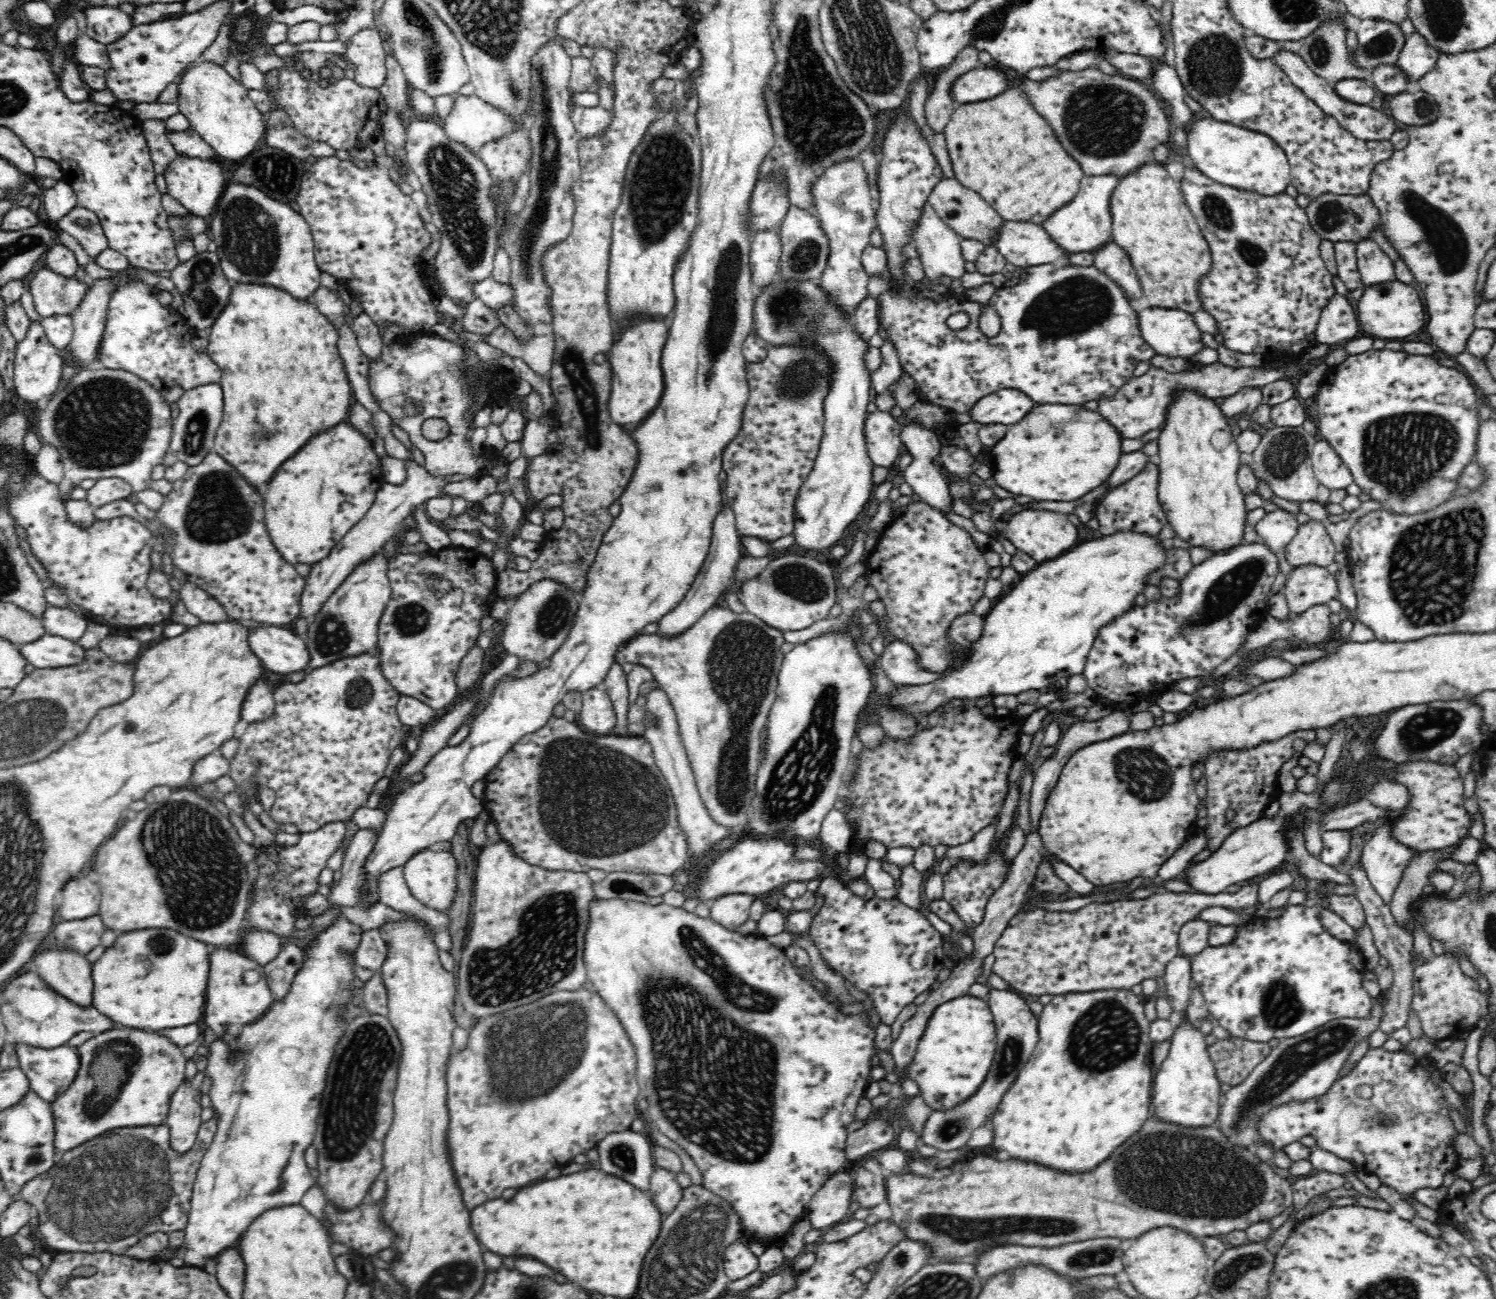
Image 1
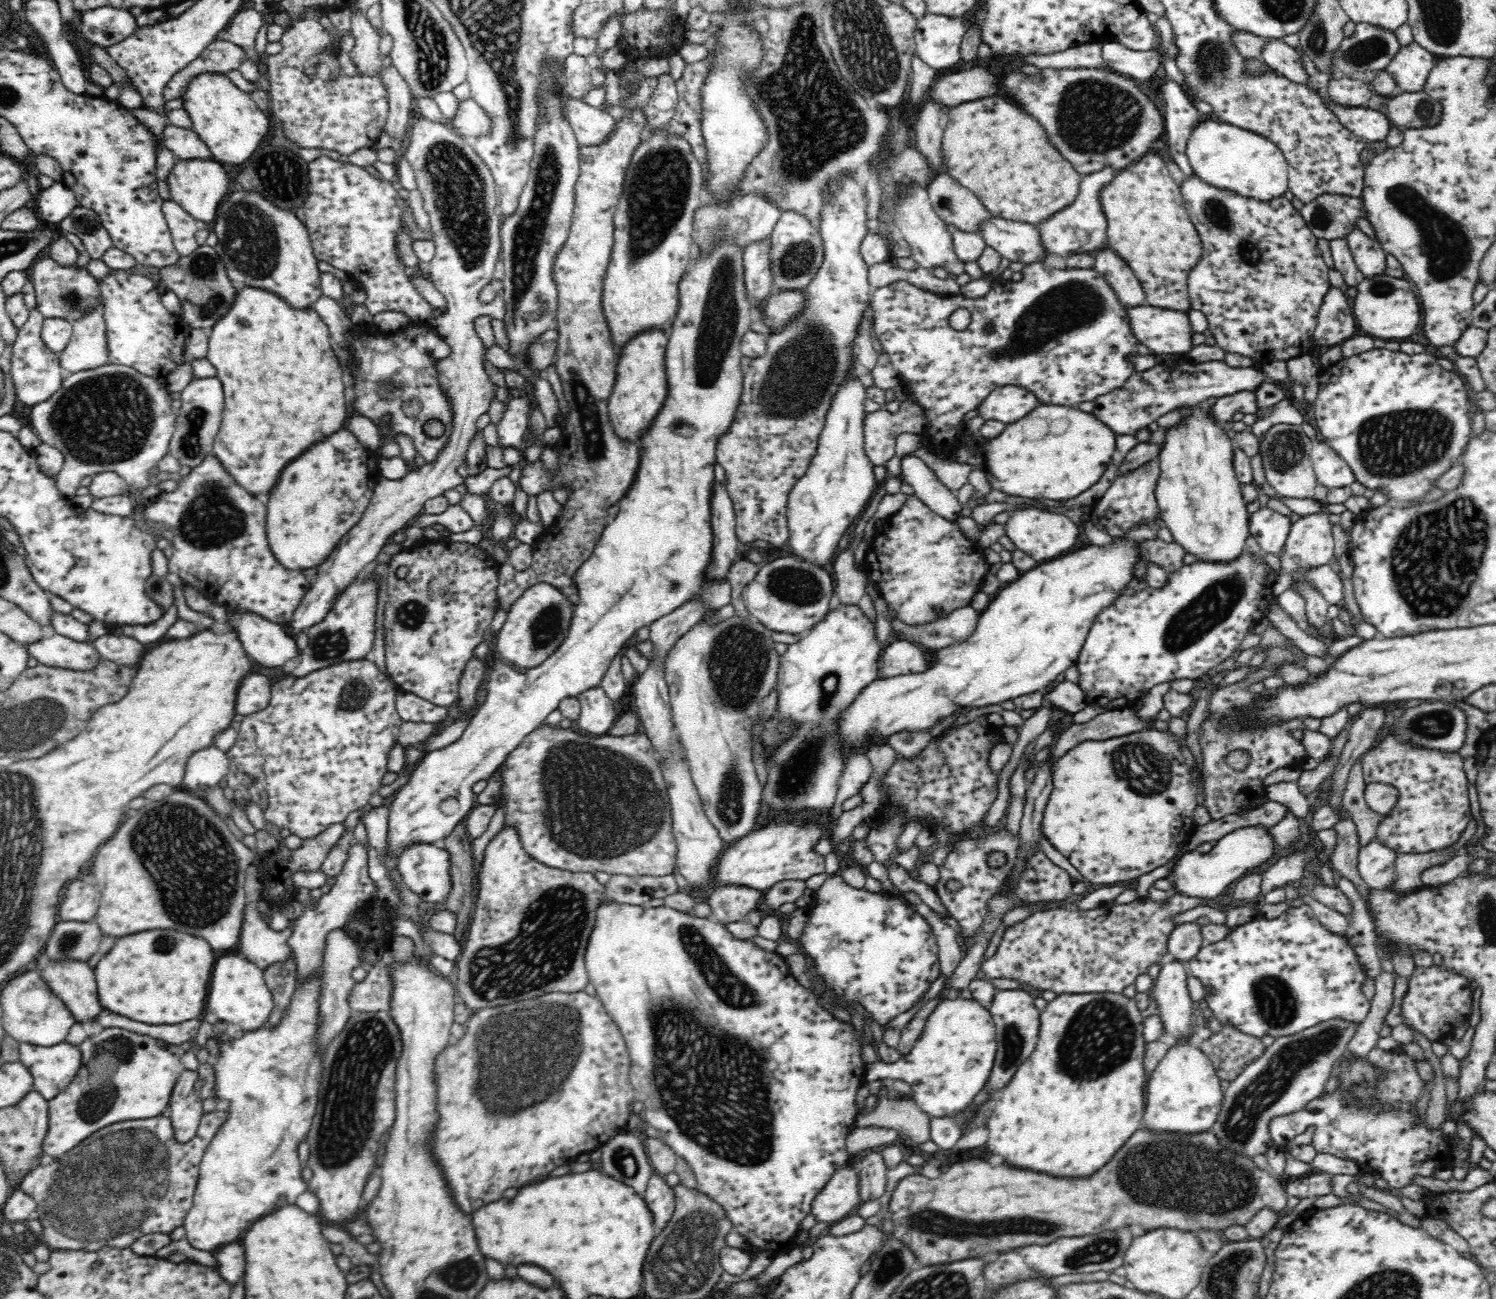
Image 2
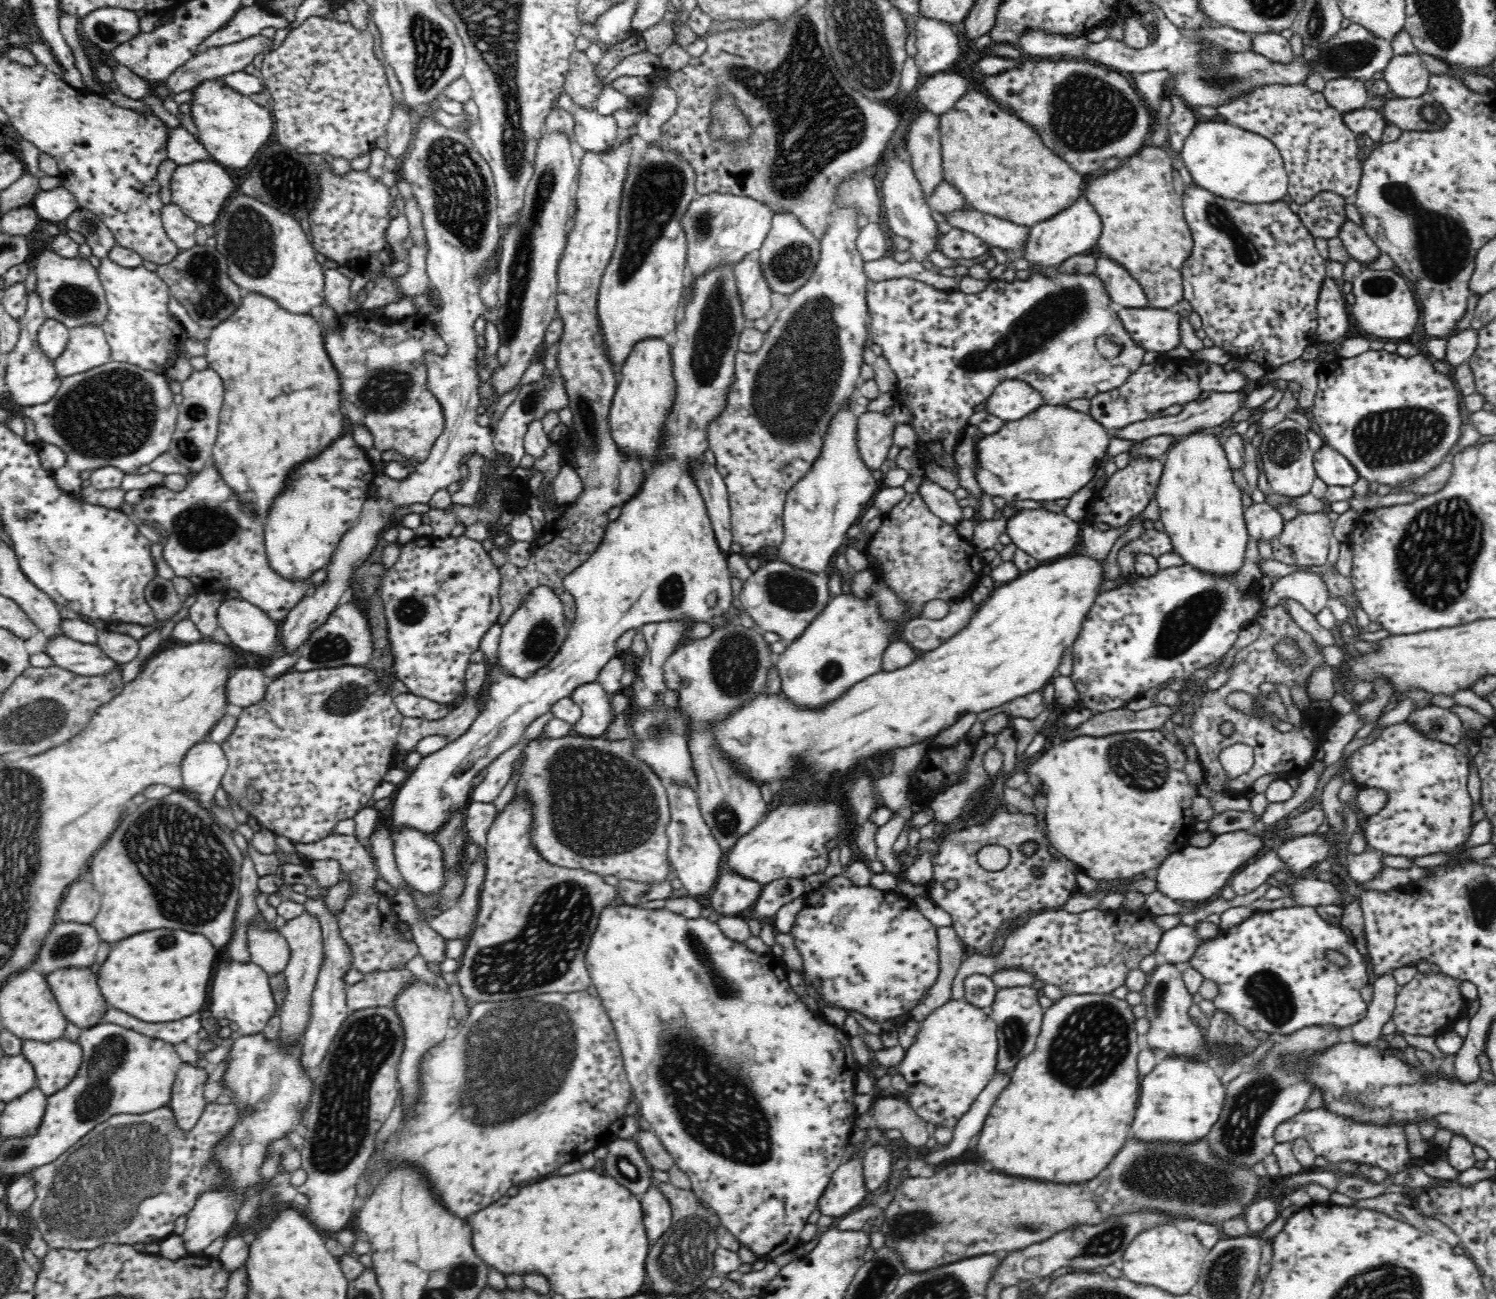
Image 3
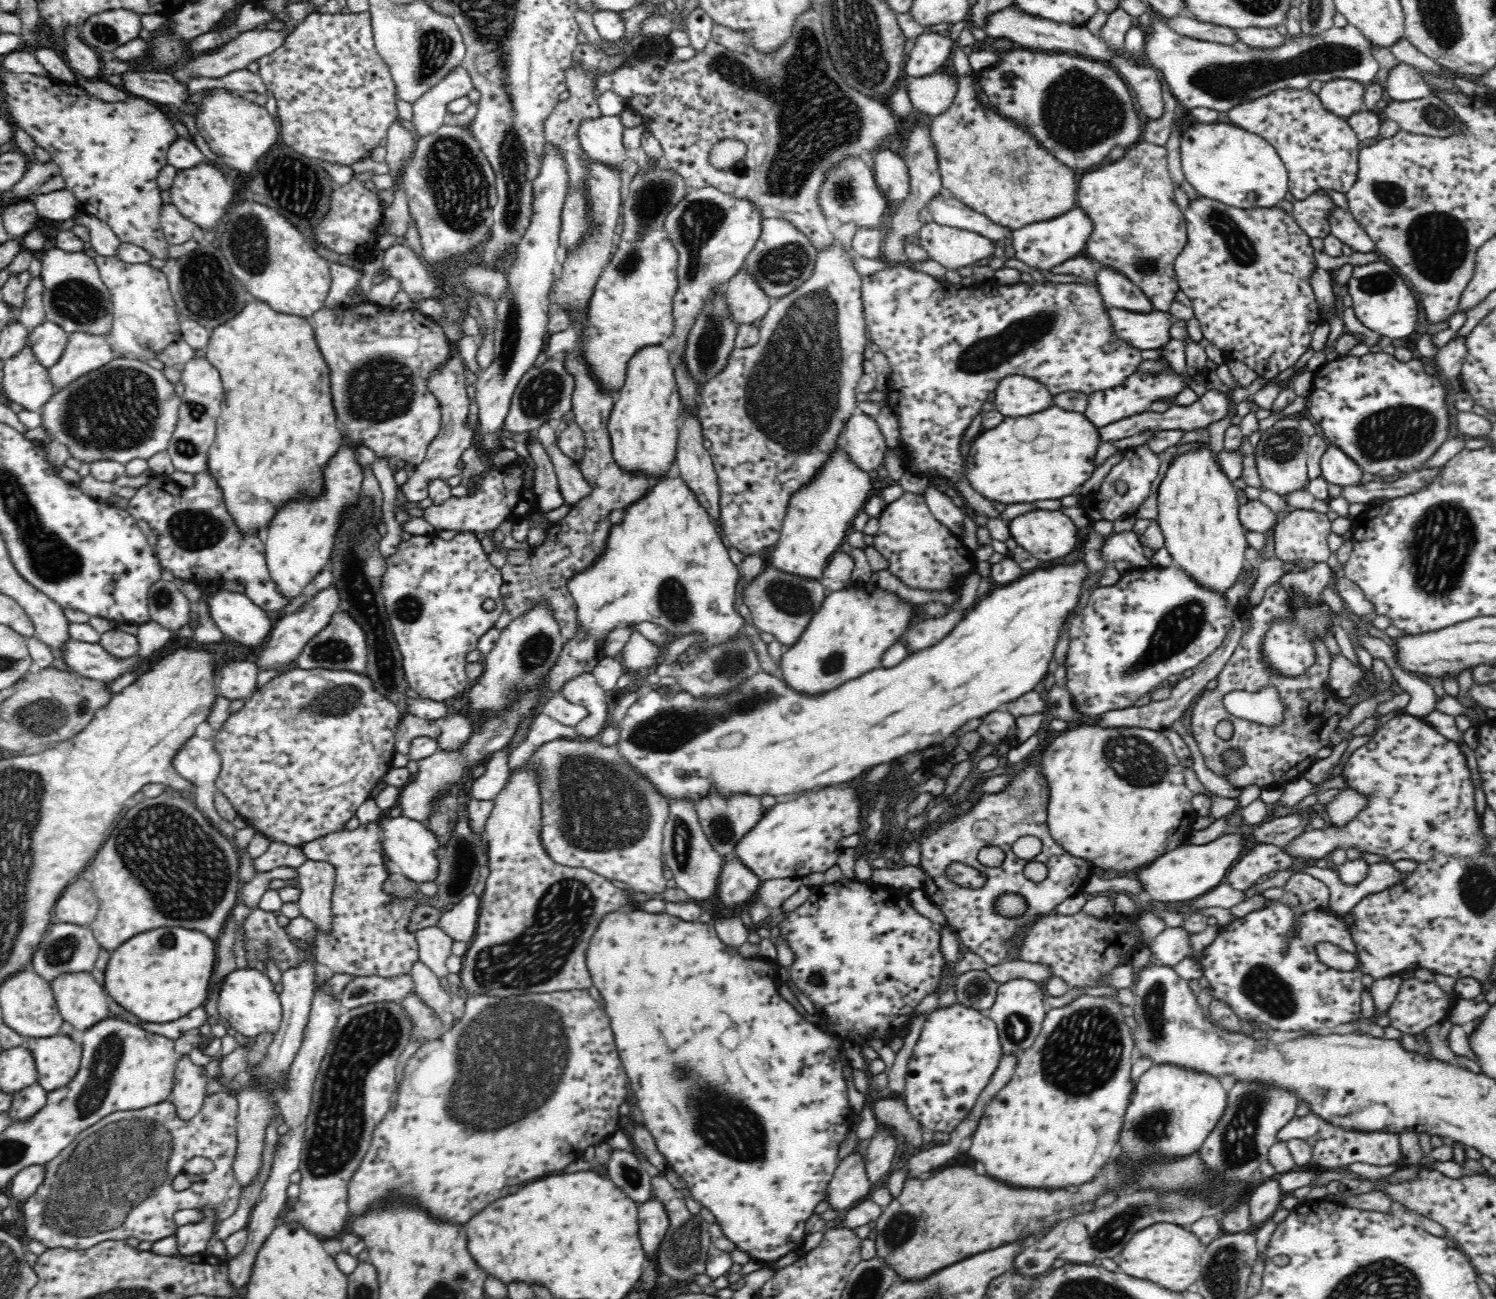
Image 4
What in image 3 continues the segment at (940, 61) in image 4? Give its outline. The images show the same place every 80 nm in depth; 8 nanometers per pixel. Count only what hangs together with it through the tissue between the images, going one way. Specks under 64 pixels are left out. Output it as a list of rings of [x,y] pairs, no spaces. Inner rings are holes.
[[[915,18],[916,66],[919,72],[927,72],[928,76],[948,70],[956,66],[964,56],[959,44],[961,27],[938,18]]]

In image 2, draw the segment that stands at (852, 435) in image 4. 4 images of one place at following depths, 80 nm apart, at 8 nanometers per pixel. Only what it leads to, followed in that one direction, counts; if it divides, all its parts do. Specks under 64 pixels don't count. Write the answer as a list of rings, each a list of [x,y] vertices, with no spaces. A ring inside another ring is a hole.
[[[902,401],[896,414],[886,408],[867,413],[863,433],[865,453],[873,466],[886,466],[895,454],[896,439],[904,432],[920,435],[927,426],[927,413],[915,402]]]

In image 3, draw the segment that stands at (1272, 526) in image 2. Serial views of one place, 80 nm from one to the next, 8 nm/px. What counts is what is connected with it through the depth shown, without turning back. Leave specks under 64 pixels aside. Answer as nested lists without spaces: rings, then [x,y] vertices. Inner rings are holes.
[[[1265,502],[1253,503],[1250,508],[1245,508],[1244,517],[1249,536],[1271,546],[1276,538],[1280,538],[1286,526],[1280,512]]]

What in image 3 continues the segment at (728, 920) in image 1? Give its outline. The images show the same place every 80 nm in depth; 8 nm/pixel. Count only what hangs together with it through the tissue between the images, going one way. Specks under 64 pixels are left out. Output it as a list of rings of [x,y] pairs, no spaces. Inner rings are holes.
[[[721,872],[710,895],[714,917],[740,917],[755,904],[763,886],[734,873]]]

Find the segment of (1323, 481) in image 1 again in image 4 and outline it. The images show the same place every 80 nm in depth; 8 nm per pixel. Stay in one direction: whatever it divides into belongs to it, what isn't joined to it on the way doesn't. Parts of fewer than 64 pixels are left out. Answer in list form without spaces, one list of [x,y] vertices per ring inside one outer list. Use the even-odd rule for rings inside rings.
[[[1329,445],[1320,456],[1320,472],[1324,480],[1338,486],[1356,486],[1362,480],[1362,469],[1338,447]]]

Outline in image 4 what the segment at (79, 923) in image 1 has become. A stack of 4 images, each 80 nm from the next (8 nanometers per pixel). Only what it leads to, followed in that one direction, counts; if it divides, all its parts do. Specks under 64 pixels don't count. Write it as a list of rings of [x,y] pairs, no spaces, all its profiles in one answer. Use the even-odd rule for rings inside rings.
[[[52,922],[42,938],[34,960],[30,962],[32,970],[50,983],[58,974],[66,972],[91,972],[95,967],[95,960],[100,952],[100,944],[89,926],[78,926],[71,922]]]

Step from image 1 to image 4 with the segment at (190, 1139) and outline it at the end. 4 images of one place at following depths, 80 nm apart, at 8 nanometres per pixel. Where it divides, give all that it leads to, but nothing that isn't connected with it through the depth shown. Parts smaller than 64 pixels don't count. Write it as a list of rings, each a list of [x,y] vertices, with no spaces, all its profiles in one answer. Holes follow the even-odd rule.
[[[182,1056],[177,1062],[173,1079],[169,1101],[176,1107],[177,1116],[183,1122],[190,1122],[202,1110],[208,1095],[206,1084],[209,1076],[204,1066],[194,1064],[188,1056]]]

